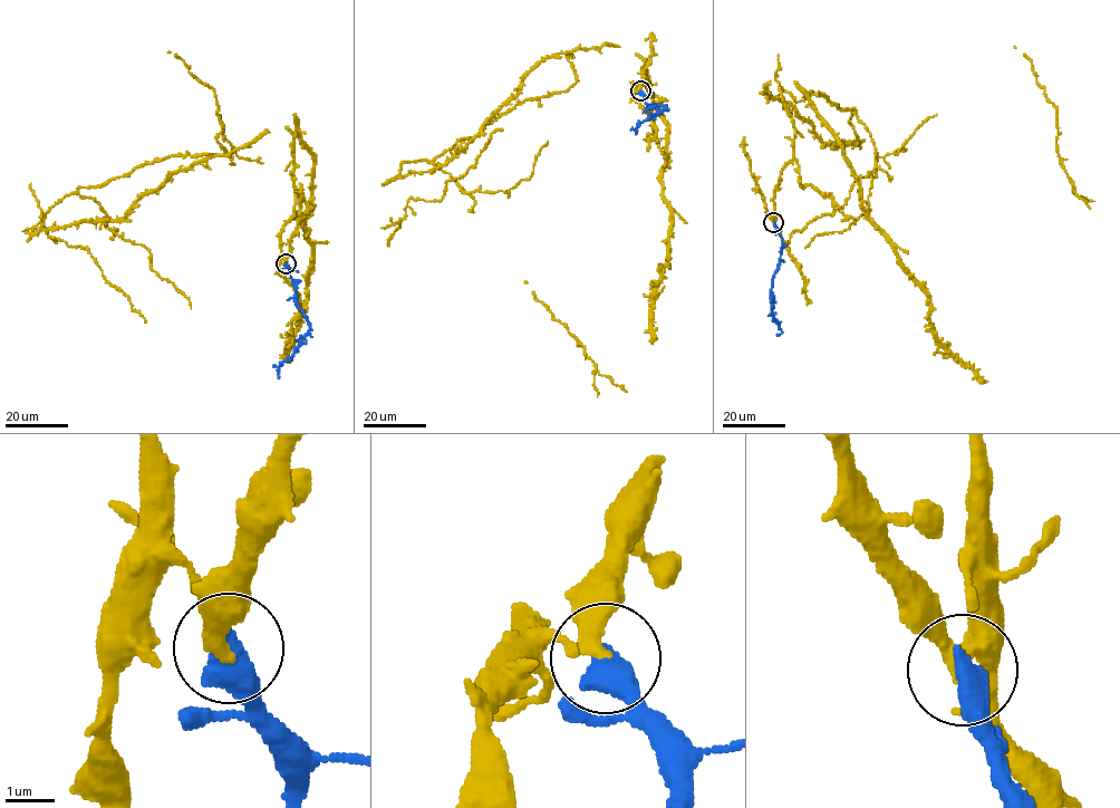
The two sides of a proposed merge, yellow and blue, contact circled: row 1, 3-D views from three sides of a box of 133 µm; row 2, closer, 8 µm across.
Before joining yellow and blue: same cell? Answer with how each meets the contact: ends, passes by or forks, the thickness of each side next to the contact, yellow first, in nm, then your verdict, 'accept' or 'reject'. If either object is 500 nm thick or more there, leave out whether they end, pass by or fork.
calibres 360 and 600 nm; accept

